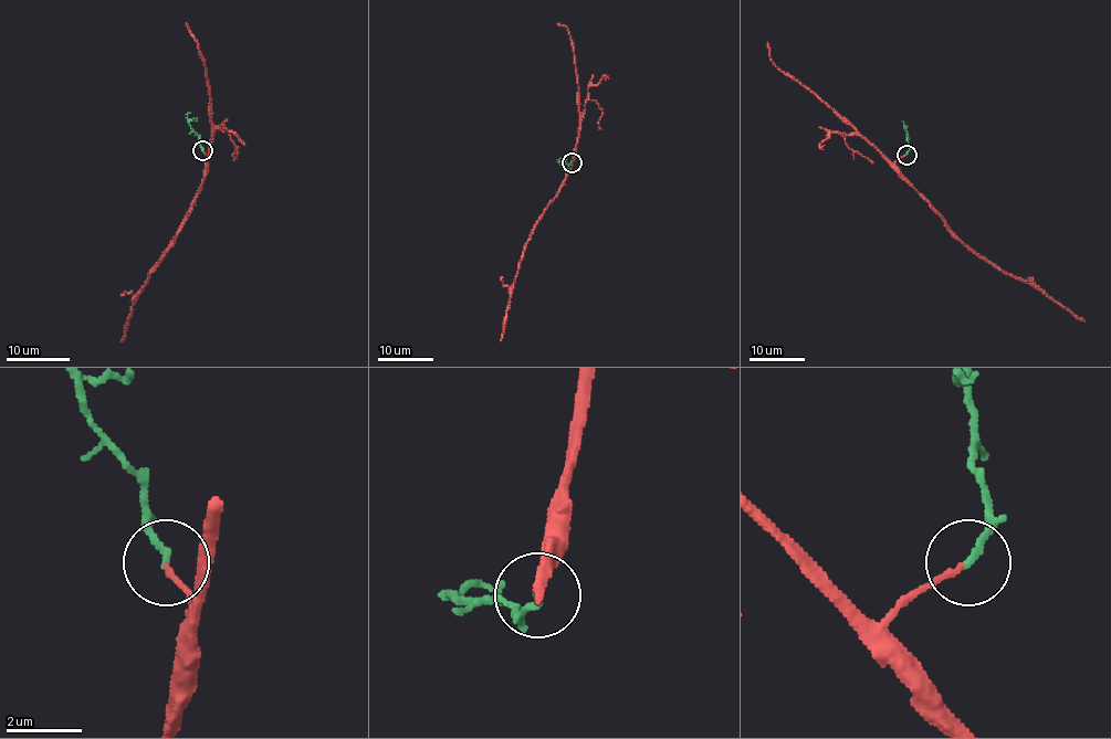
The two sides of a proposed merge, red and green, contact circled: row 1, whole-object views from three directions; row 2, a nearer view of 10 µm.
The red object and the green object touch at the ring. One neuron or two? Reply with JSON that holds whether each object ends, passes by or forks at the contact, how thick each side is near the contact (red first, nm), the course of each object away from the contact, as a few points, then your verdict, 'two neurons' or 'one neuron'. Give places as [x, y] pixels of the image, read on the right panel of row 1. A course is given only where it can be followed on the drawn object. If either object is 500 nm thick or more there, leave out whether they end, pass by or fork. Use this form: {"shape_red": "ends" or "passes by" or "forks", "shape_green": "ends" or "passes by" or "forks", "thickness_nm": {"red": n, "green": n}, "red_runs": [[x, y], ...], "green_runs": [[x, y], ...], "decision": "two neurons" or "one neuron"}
{"shape_red": "ends", "shape_green": "ends", "thickness_nm": {"red": 140, "green": 170}, "red_runs": [[905, 155], [895, 161], [895, 170], [966, 245], [1003, 271], [1034, 282], [1085, 322]], "green_runs": [[907, 155], [909, 144], [902, 122]], "decision": "one neuron"}

